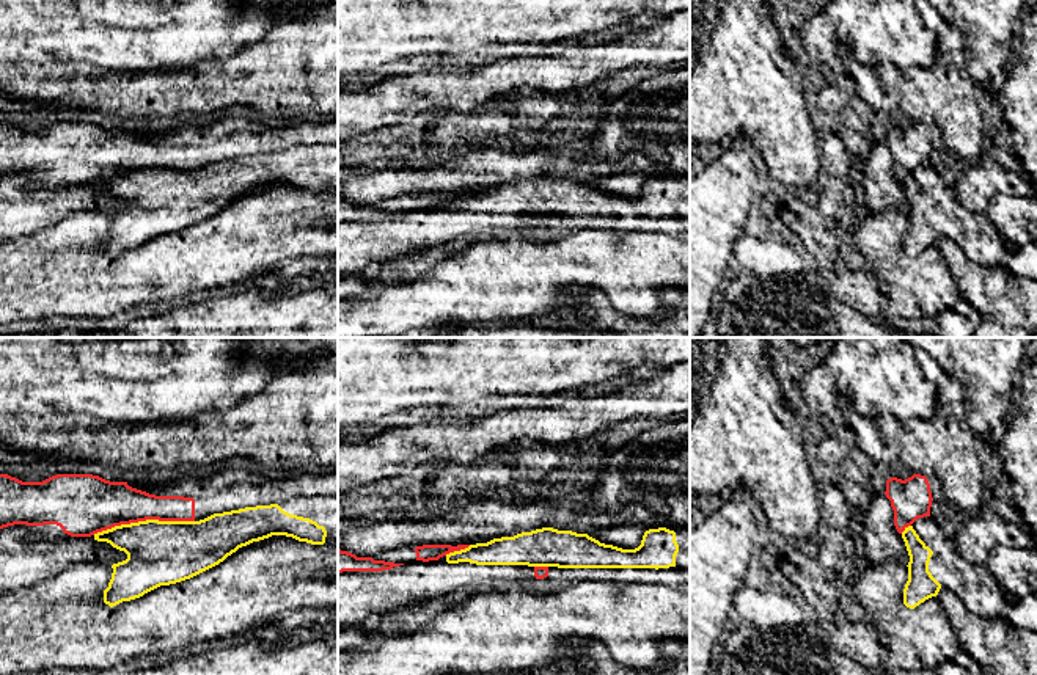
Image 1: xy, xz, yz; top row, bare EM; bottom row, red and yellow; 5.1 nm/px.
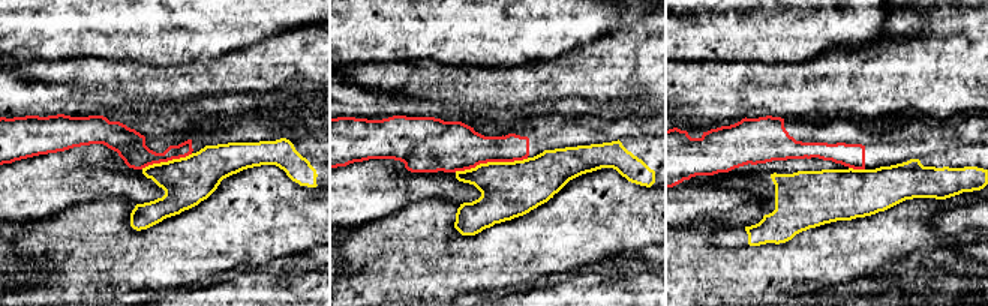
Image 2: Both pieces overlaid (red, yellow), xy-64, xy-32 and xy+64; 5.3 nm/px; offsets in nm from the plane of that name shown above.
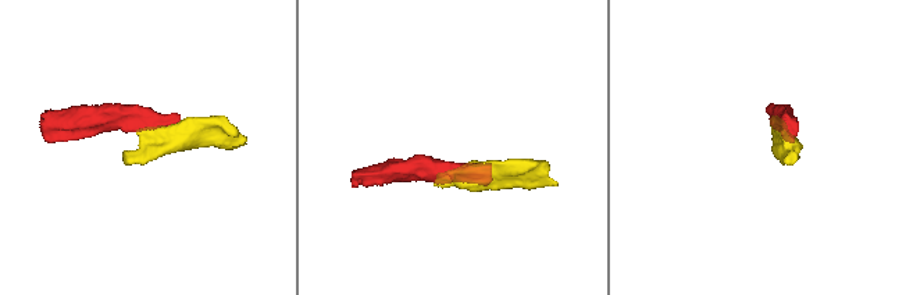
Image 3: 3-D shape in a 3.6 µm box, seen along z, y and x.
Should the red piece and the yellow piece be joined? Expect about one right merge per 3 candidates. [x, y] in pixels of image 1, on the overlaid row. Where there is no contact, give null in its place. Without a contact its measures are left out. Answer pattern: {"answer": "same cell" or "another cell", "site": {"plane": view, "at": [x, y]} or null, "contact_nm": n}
{"answer": "another cell", "site": {"plane": "xy", "at": [143, 520]}, "contact_nm": 550}

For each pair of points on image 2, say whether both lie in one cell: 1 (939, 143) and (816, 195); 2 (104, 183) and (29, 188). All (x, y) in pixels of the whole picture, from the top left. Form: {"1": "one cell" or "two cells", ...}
{"1": "two cells", "2": "one cell"}

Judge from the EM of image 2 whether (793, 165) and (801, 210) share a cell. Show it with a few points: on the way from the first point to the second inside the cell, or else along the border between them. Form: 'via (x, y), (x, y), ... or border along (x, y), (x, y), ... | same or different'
via (793, 176), (793, 188), (801, 200) | same

